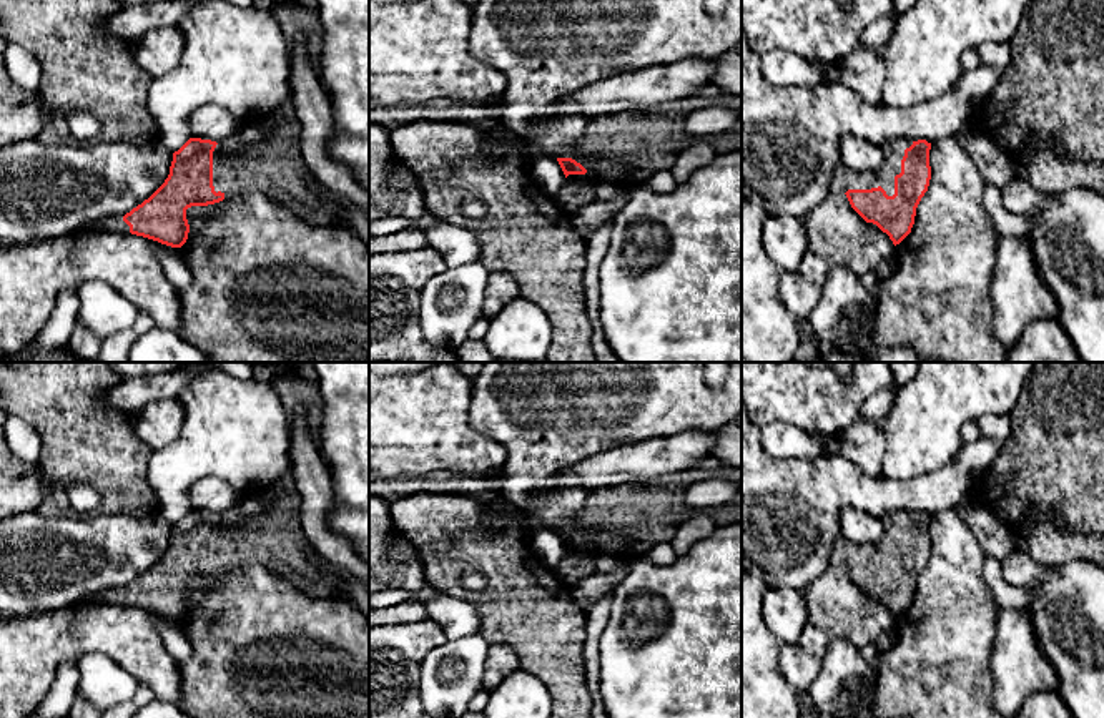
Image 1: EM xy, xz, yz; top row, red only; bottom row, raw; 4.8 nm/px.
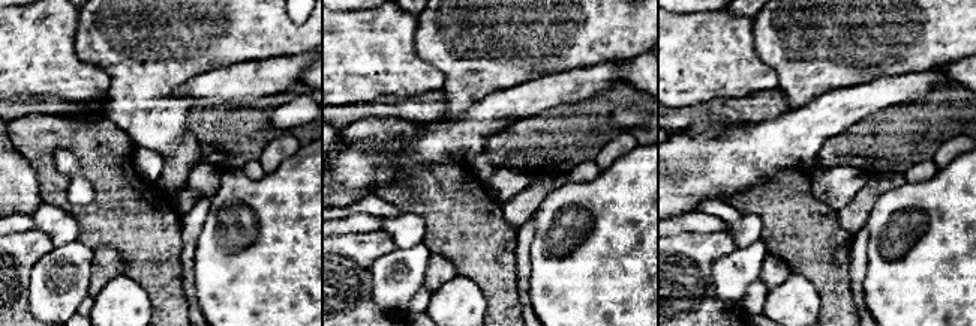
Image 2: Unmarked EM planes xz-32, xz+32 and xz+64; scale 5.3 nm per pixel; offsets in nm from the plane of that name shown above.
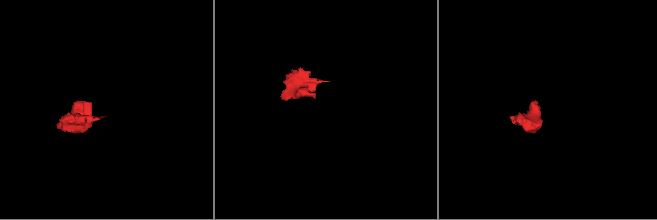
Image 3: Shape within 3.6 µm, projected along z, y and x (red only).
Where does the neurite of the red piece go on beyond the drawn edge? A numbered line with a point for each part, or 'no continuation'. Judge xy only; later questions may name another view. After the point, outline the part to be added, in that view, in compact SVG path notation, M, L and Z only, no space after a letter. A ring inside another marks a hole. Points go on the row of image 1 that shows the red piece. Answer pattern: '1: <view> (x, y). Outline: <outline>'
1: xy (115, 223). Outline: M111 216L111 218L100 219L90 228L100 231L130 233L130 226L123 221L123 216Z

